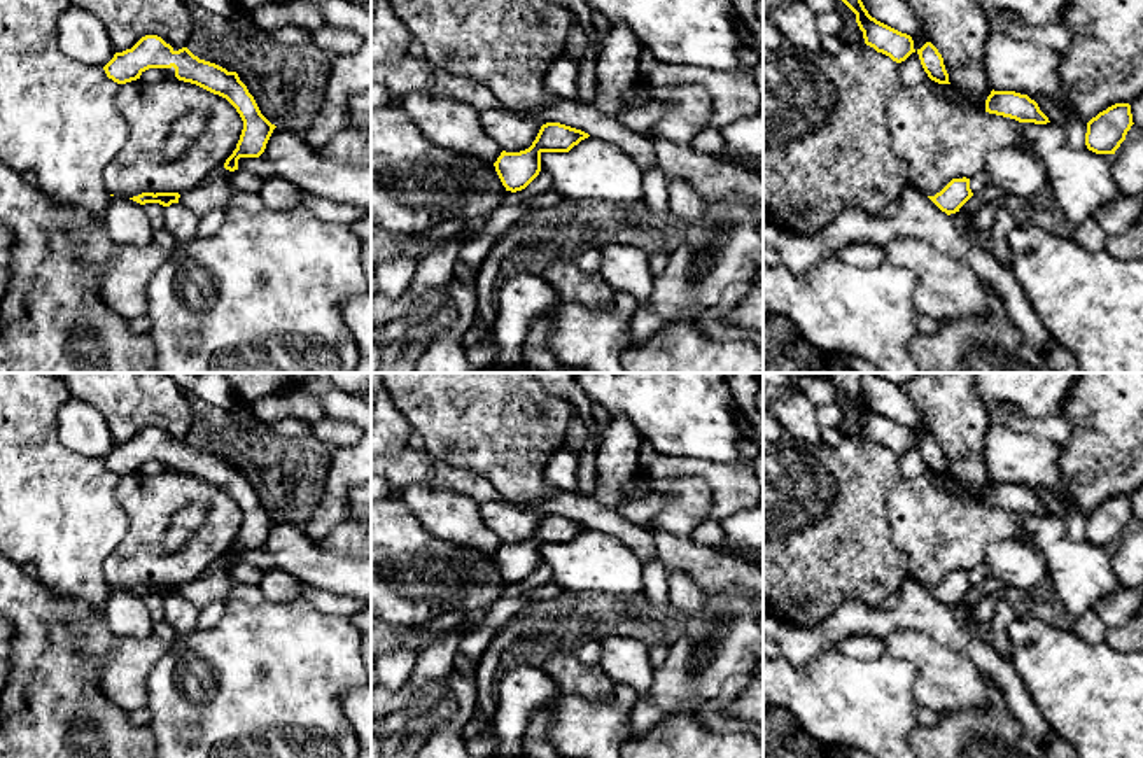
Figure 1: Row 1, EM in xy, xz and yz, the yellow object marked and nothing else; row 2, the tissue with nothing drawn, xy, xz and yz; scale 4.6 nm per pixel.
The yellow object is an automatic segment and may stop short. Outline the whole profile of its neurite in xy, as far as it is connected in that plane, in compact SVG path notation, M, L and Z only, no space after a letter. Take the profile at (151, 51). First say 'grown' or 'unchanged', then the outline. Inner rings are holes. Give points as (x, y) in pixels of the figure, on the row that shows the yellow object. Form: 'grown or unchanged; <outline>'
unchanged; M145 35L131 49L116 53L103 70L114 82L126 84L140 79L149 68L172 67L179 81L196 84L226 98L240 114L243 130L236 149L224 163L226 170L238 170L240 158L259 158L264 152L277 126L261 114L254 96L236 72L228 72L215 63L200 60L187 47L175 51L158 35Z

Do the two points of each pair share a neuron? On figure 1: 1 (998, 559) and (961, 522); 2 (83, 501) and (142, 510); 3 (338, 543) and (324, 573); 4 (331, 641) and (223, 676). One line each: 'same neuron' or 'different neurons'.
1: different neurons
2: different neurons
3: different neurons
4: same neuron

